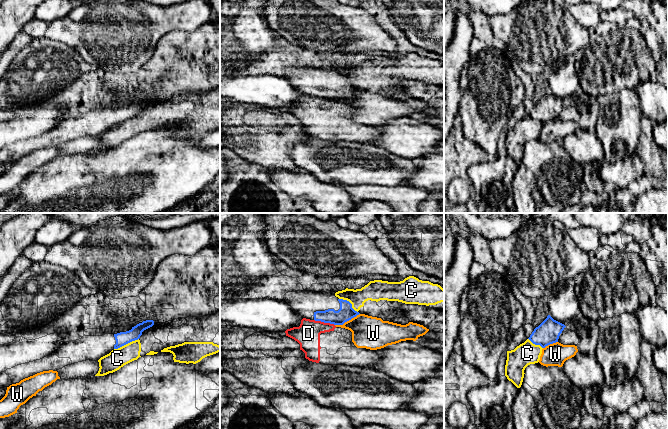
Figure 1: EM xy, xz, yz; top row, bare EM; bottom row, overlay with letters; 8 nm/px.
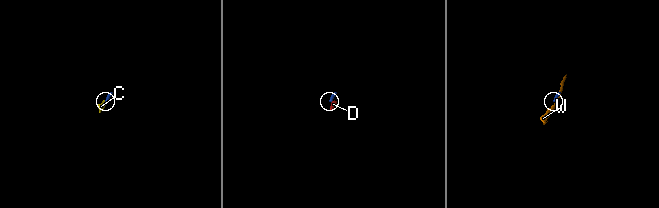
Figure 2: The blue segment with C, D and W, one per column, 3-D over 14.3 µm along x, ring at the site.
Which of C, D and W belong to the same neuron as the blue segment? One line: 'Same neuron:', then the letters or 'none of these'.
Same neuron: none of these

